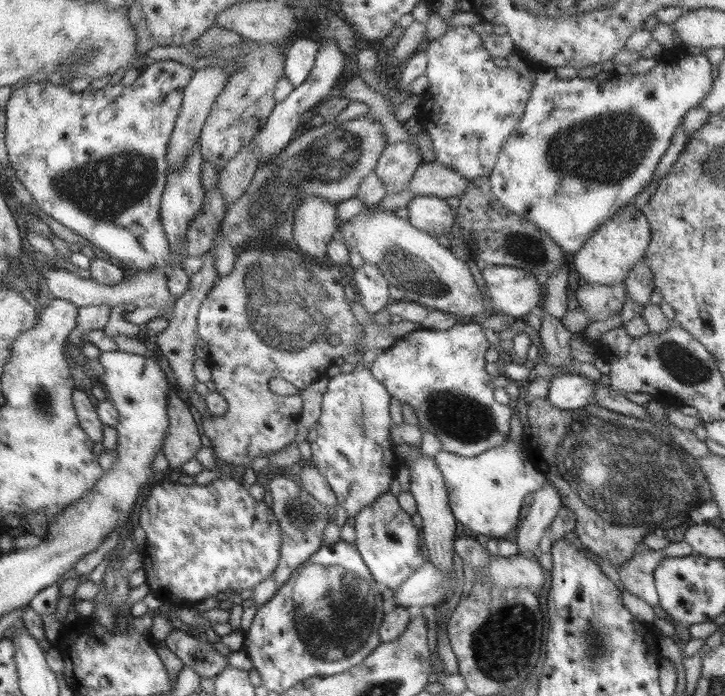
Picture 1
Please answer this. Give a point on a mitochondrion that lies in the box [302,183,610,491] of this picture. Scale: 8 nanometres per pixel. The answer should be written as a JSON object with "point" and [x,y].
{"point":[457,416]}

